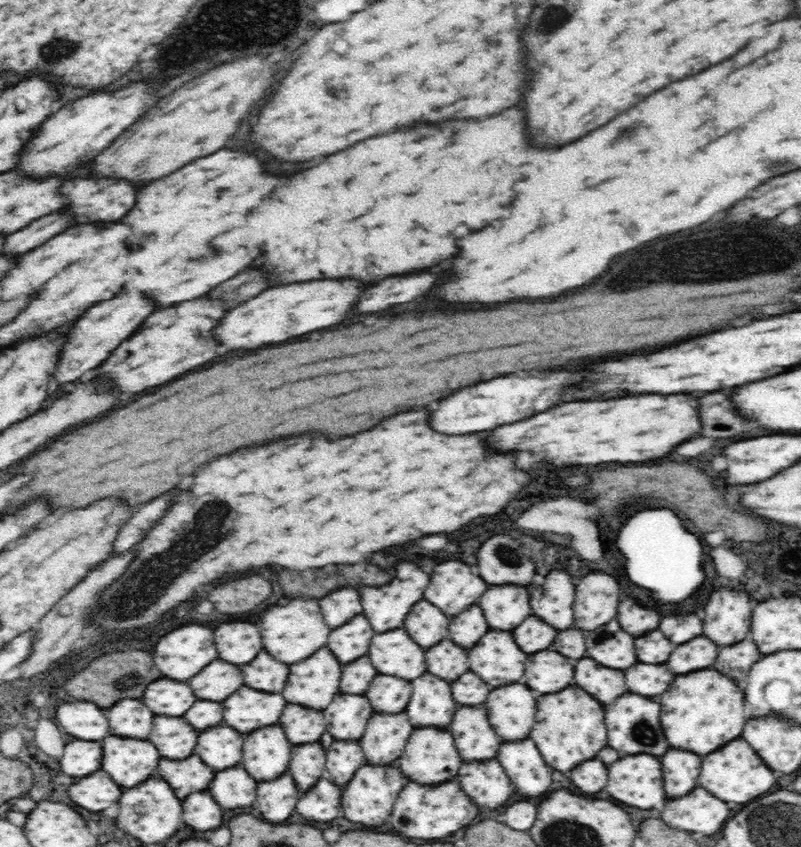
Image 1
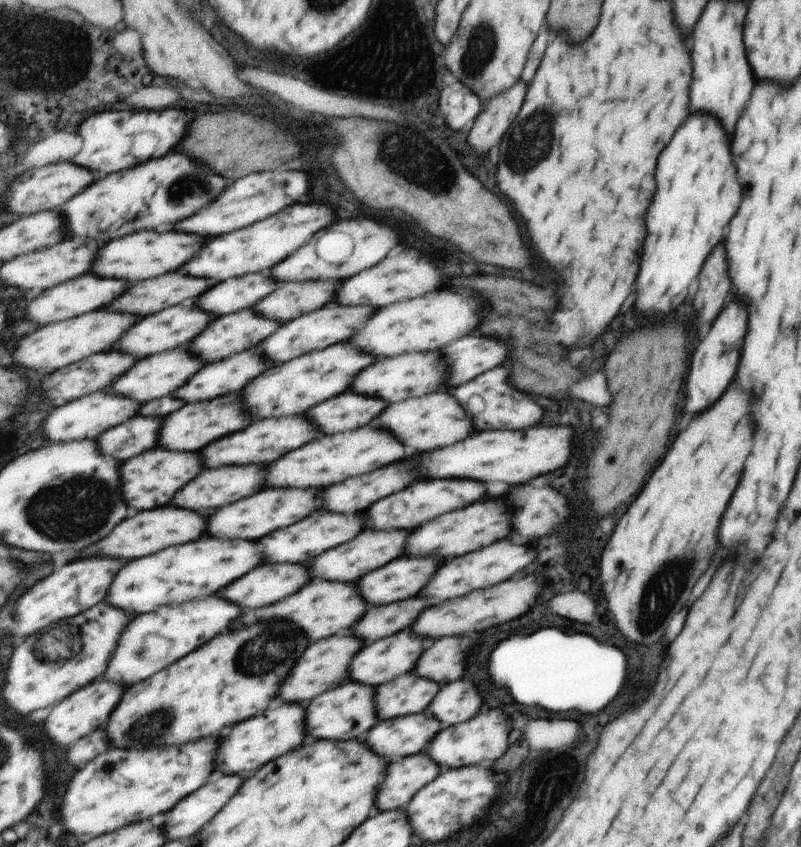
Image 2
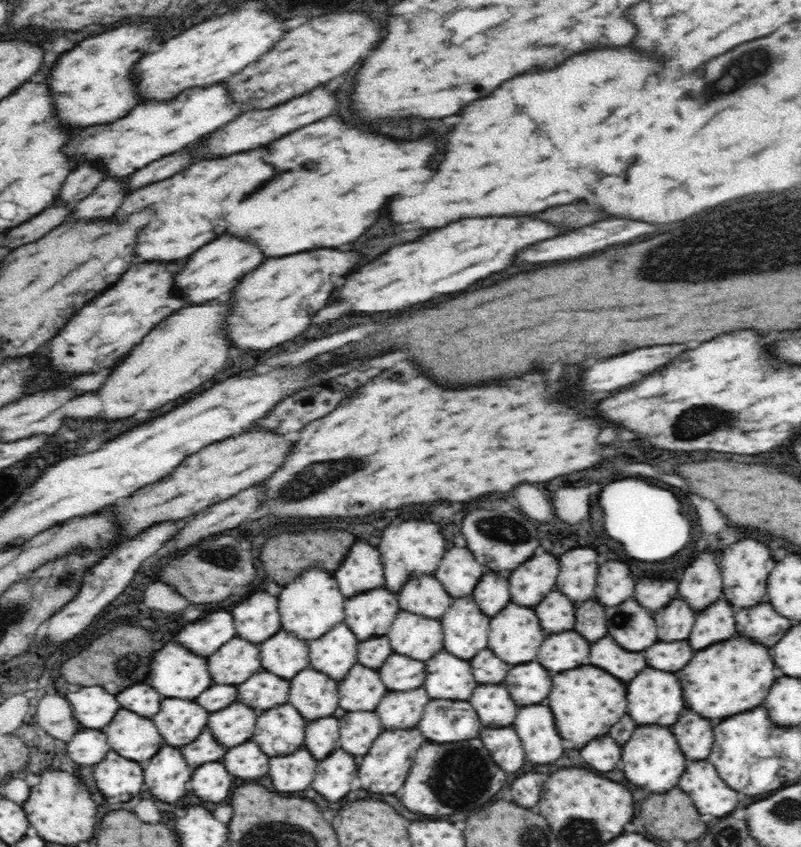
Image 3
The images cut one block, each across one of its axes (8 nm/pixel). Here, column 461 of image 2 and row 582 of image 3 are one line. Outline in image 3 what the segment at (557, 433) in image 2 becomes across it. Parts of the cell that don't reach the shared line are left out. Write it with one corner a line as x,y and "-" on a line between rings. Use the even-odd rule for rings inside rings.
452,548
444,554
444,560
436,570
436,580
448,588
448,594
452,598
464,598
472,594
484,572
486,568
478,564
466,548

